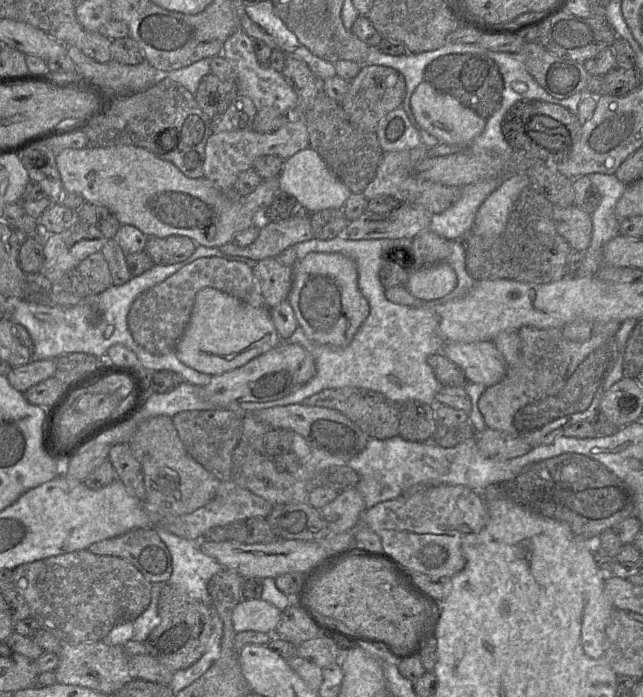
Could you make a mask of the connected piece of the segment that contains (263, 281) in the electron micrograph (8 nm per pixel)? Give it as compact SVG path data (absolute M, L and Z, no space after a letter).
M275 257L258 261L252 269L258 289L268 308L273 308L288 299L293 282L293 267L282 264Z

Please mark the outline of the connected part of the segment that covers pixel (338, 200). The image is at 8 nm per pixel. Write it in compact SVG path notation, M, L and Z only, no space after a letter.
M307 147L284 161L279 190L293 195L303 206L313 212L322 209L342 209L350 196L349 189L329 170L324 160L312 148Z

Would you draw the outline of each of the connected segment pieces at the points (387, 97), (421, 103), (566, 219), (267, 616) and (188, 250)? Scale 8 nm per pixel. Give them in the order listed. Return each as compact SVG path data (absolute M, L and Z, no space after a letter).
M362 65L358 75L349 81L349 88L341 101L341 107L357 127L376 132L385 115L401 107L406 95L406 81L397 70L380 65Z
M422 81L410 99L411 110L419 126L434 136L439 143L467 147L485 128L486 120L449 94Z
M577 205L553 206L553 220L558 233L573 250L585 251L593 233L592 217Z
M241 599L232 612L232 624L236 633L257 631L275 634L281 611L262 599Z
M148 236L144 251L155 264L170 265L185 261L194 253L196 247L195 241L187 236Z

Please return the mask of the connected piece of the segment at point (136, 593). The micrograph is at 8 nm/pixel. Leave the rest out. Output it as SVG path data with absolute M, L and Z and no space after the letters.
M85 550L52 556L23 564L13 570L16 591L26 600L30 616L64 644L102 641L119 623L134 621L151 601L151 583L130 562L115 556L96 555Z

